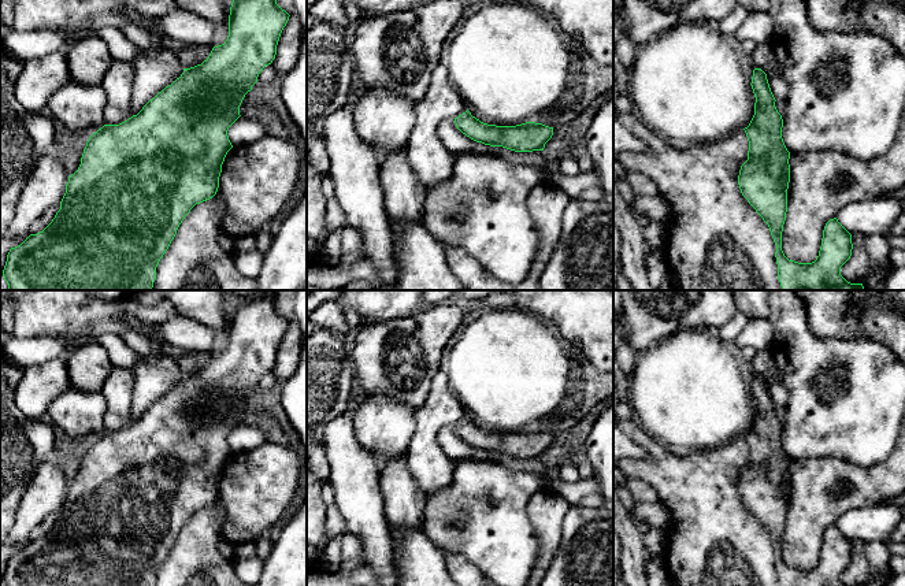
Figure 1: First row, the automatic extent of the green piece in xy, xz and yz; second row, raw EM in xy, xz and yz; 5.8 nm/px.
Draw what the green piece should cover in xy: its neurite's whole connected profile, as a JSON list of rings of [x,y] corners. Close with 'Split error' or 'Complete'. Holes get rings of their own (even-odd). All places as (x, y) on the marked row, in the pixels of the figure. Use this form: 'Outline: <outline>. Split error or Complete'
Outline: [[[233,0],[229,37],[209,56],[166,86],[142,110],[119,125],[104,125],[84,149],[78,170],[68,177],[60,209],[40,233],[11,248],[3,270],[8,290],[152,290],[156,267],[190,209],[212,199],[222,164],[233,148],[227,130],[241,116],[240,105],[263,68],[272,63],[289,14],[277,0]]]. Complete

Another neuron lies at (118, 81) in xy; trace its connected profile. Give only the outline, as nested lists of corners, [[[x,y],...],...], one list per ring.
[[[112,59],[101,86],[107,96],[104,125],[119,125],[133,116],[131,90],[134,67],[131,62]]]

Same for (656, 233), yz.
[[[652,220],[646,227],[646,240],[650,242],[652,248],[661,249],[667,241],[665,226]]]

